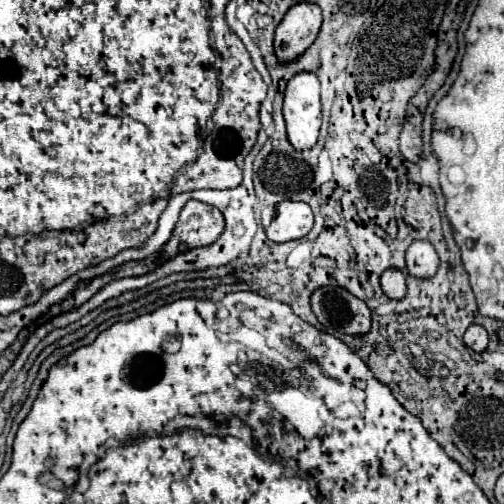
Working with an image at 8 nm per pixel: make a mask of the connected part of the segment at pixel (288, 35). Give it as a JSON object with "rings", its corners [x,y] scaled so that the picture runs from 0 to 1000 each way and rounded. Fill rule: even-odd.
{"rings":[[[619,4],[583,8],[548,56],[544,71],[548,111],[563,123],[587,119],[627,79],[635,48],[639,48],[639,24],[631,8]]]}

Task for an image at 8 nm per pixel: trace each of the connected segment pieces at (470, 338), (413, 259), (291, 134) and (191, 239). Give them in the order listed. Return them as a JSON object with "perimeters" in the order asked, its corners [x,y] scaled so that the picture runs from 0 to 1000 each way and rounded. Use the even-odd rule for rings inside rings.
{"perimeters":[[[[937,643],[929,647],[929,655],[921,659],[921,683],[933,687],[940,698],[960,698],[968,687],[968,659],[960,647]]],[[[821,476],[806,496],[810,540],[825,552],[853,552],[869,536],[869,504],[845,476]]],[[[591,143],[563,183],[571,278],[587,298],[615,298],[635,266],[635,163],[623,143]]],[[[377,397],[361,413],[349,452],[345,452],[337,476],[321,488],[321,496],[310,508],[290,512],[286,520],[262,520],[254,528],[254,536],[278,532],[278,544],[290,544],[290,540],[306,536],[313,524],[321,524],[325,516],[337,516],[349,504],[357,504],[361,496],[369,500],[369,496],[381,496],[393,488],[413,488],[413,484],[429,480],[440,460],[444,460],[440,421],[417,405]]]]}

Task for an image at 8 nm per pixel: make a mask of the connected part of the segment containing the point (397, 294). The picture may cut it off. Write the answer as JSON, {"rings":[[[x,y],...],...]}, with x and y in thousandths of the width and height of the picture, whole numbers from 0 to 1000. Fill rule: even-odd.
{"rings":[[[786,532],[762,536],[754,548],[754,563],[762,583],[778,595],[794,595],[806,583],[806,552],[798,536],[786,536]]]}

